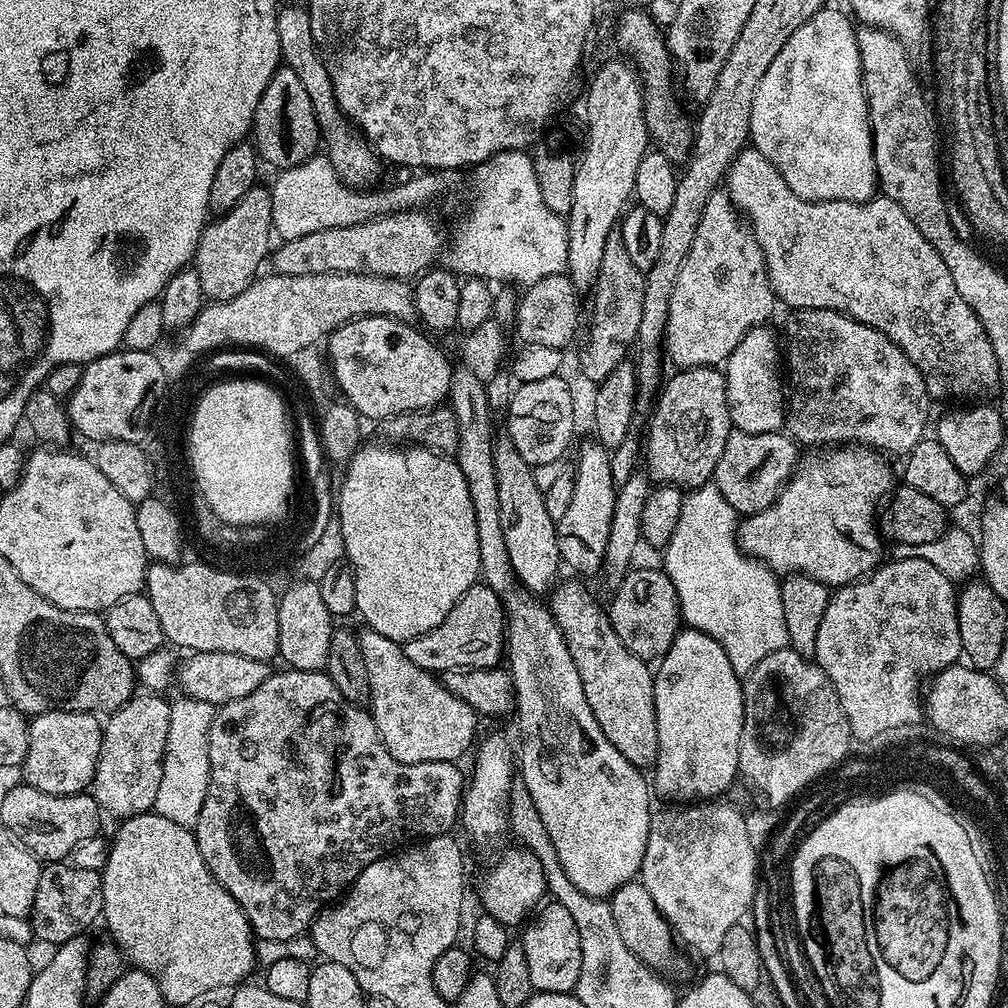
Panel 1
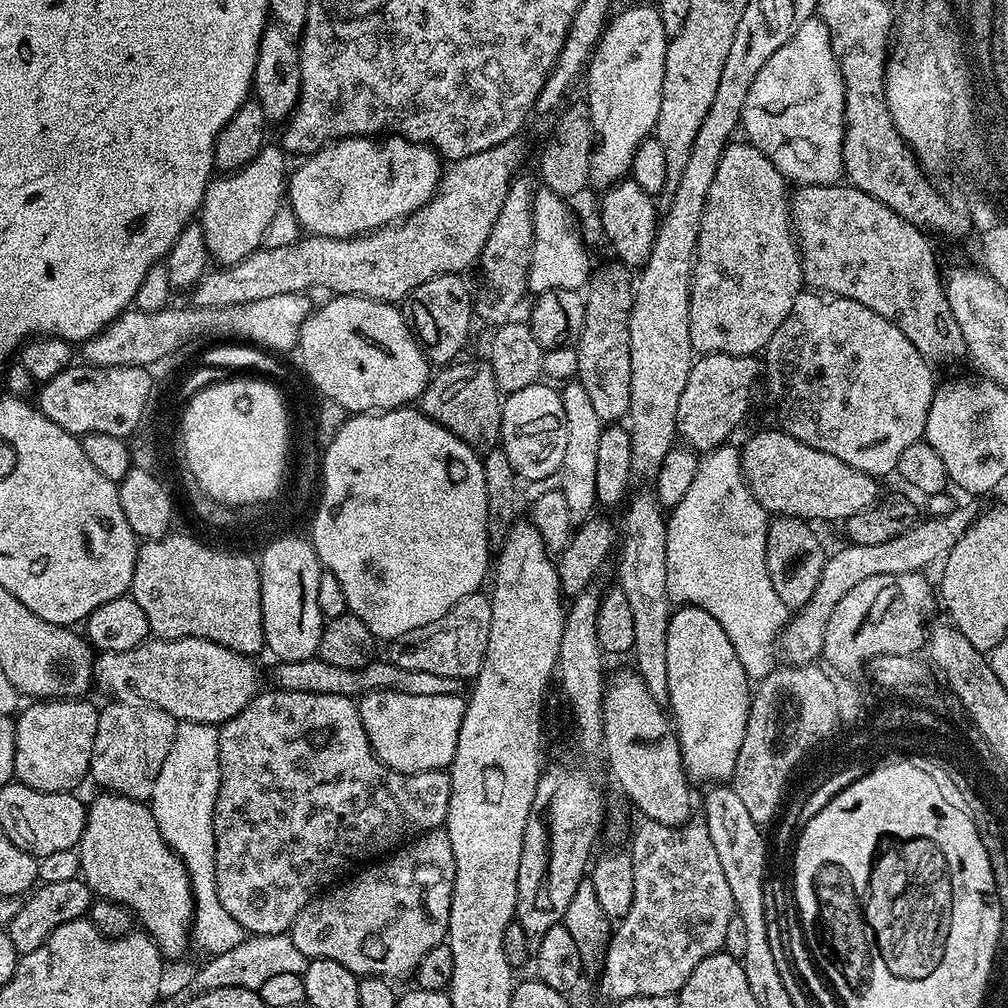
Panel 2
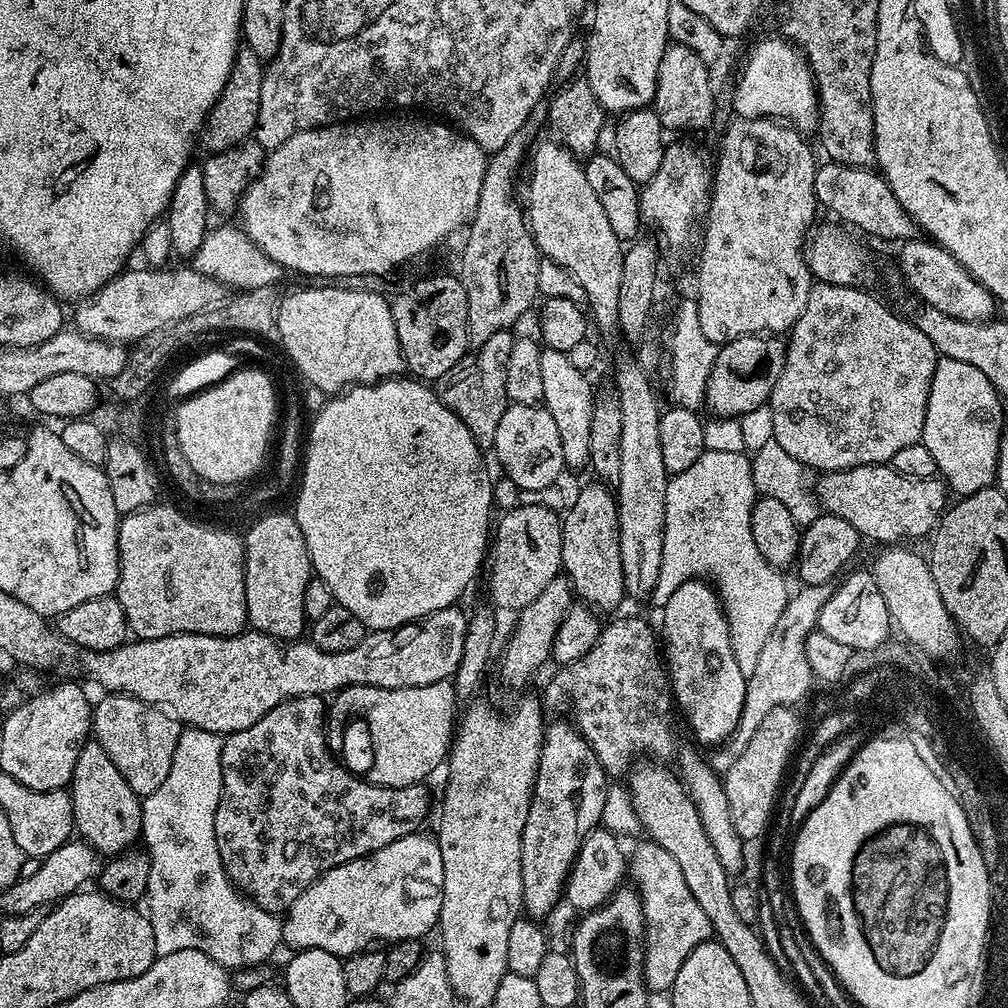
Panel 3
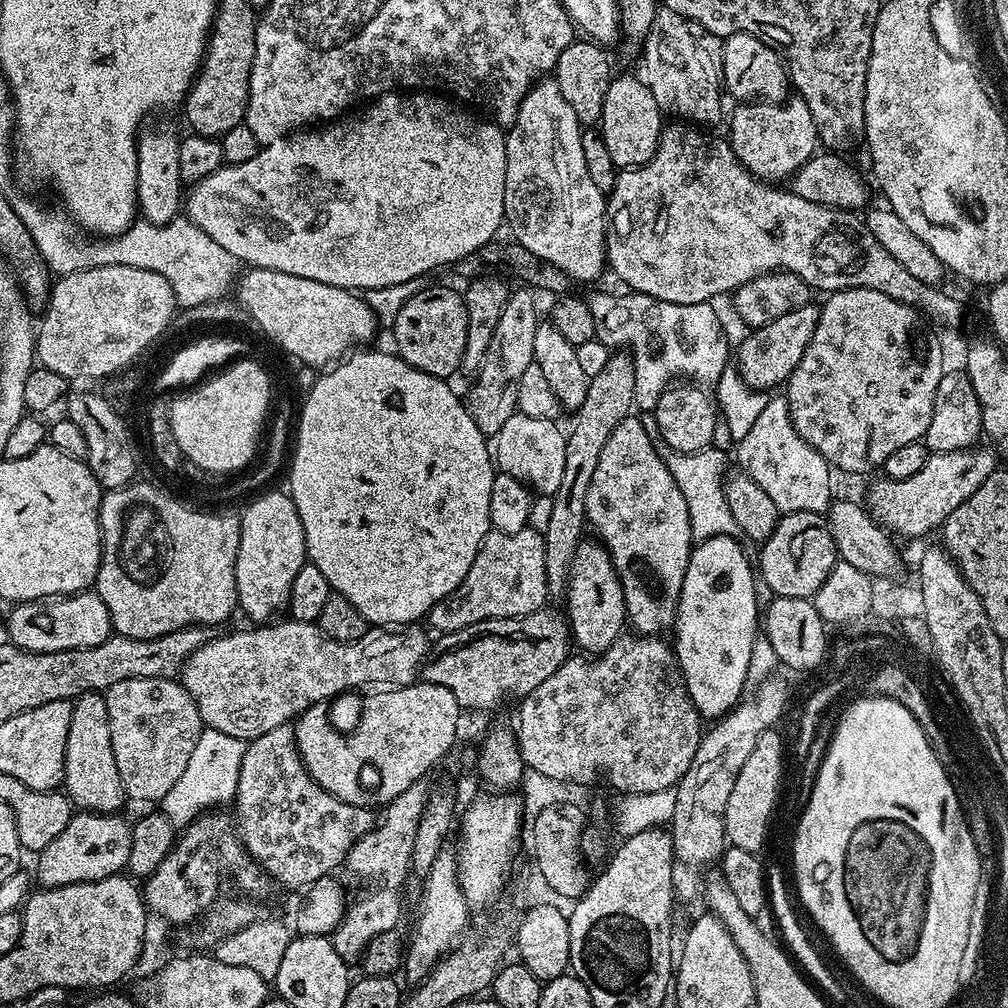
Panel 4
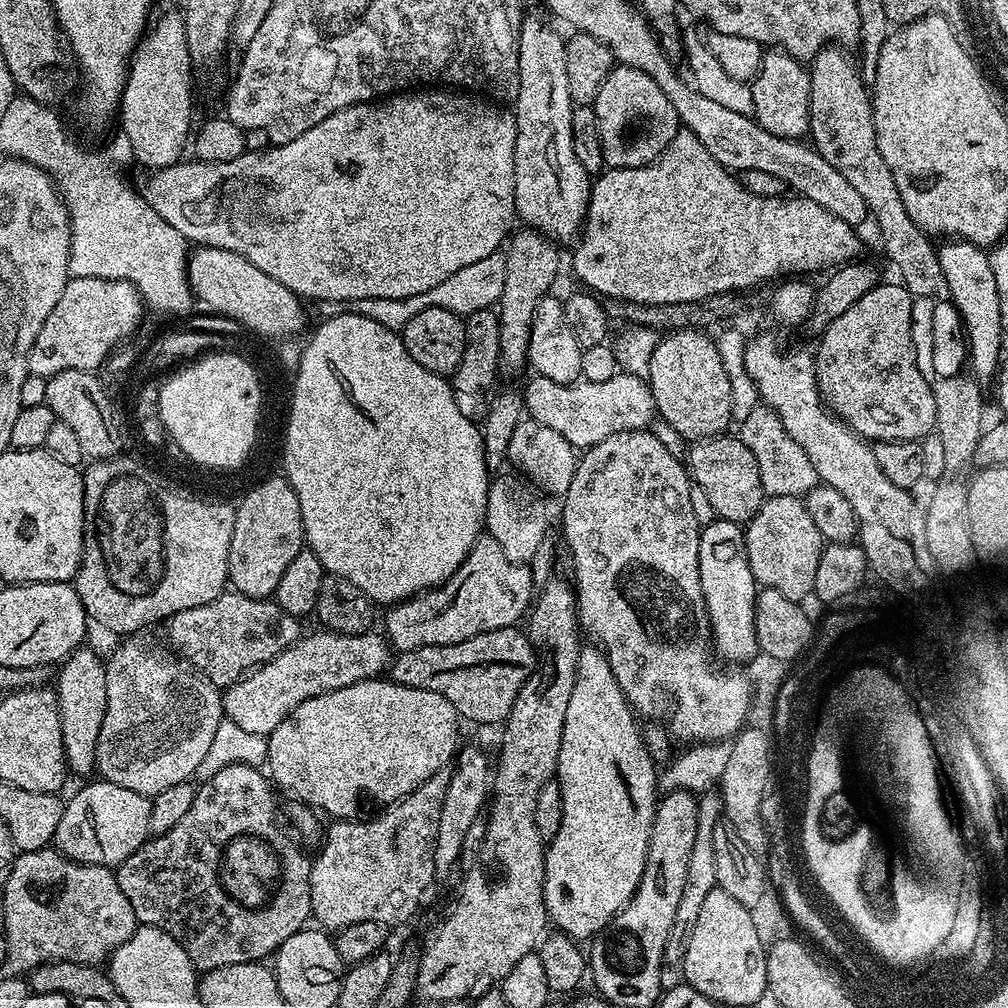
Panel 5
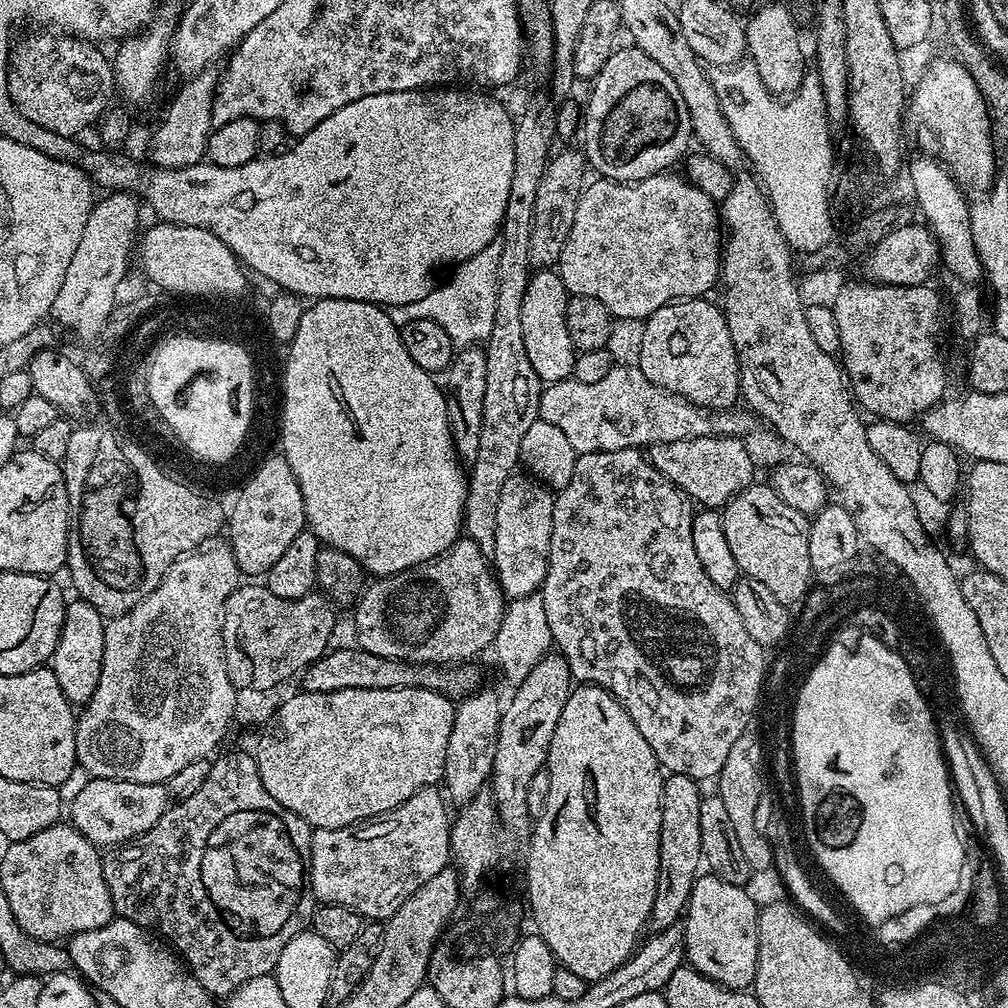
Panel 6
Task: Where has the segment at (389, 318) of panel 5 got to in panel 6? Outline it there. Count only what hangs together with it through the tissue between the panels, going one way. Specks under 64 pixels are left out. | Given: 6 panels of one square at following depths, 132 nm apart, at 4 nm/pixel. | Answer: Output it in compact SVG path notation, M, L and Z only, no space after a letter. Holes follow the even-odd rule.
M497 238L486 246L486 250L478 250L474 258L455 265L450 272L452 277L437 283L426 298L418 298L418 302L406 302L402 306L391 306L387 309L388 316L398 326L415 320L438 322L438 326L450 334L457 349L483 345L494 327L494 310L498 306L498 258L502 258L502 242Z

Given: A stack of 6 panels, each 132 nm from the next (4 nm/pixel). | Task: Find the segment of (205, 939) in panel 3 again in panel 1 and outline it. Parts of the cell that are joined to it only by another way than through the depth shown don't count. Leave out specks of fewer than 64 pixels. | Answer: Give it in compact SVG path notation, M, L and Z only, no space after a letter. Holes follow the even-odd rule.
M185 695L179 699L170 703L170 730L166 730L162 783L154 811L170 822L178 822L178 826L195 829L210 786L210 722L214 722L217 705Z

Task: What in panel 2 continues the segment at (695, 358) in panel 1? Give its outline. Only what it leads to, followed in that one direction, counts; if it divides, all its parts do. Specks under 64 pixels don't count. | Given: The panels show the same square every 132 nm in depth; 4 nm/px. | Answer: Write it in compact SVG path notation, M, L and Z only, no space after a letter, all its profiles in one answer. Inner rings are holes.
M729 143L724 149L718 162L718 174L714 174L714 182L710 182L694 253L688 321L690 342L700 354L721 352L756 356L763 353L774 330L782 326L782 318L790 314L794 298L802 291L800 254L788 214L789 181L776 169L774 162L766 158L766 154L750 143L736 143Z

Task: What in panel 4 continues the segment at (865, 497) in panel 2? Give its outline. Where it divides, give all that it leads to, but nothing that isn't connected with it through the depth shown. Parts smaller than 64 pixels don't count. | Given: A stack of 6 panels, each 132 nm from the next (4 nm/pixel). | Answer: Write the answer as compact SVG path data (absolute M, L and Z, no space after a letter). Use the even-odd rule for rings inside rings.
M980 447L932 452L926 466L922 466L922 470L918 470L918 474L913 474L911 478L901 480L880 478L880 481L869 490L868 500L866 499L866 507L872 513L873 520L878 524L891 526L899 533L917 533L922 538L927 537L927 532L932 532L935 528L937 531L944 520L950 518L950 514L954 514L954 510L958 510L958 506L962 506L962 502L966 502L966 498L970 498L970 494L974 494L974 490L978 490L978 486L982 486L982 482L986 482L986 478L990 478L992 472L997 471L997 453L991 447L988 447L989 449Z

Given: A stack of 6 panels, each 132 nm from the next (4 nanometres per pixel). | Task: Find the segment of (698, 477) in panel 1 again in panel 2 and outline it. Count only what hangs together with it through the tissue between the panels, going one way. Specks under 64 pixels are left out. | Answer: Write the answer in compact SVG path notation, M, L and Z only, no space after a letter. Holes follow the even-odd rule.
M710 352L701 355L686 378L686 390L678 401L676 430L679 439L697 454L707 454L728 444L728 435L745 423L748 399L762 368L756 356L735 356Z

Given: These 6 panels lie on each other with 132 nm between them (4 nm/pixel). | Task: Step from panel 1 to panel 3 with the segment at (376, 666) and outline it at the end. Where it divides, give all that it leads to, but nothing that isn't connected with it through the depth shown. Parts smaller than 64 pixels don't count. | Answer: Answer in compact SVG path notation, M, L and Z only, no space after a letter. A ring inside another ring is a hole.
M447 680L434 682L421 688L380 688L368 685L341 688L335 693L337 727L346 726L350 717L360 718L368 724L374 746L374 764L366 778L372 784L387 788L401 788L427 781L427 776L436 767L445 763L454 741L454 725L458 720L458 699L453 685Z

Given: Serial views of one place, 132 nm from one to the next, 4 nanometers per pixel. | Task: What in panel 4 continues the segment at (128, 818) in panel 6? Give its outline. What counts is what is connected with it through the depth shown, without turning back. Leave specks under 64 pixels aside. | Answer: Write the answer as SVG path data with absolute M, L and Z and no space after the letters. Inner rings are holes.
M77 811L70 822L66 822L66 830L62 830L62 834L58 834L58 838L54 838L54 842L44 848L39 887L61 888L121 875L128 866L132 838L132 824L122 817L110 812Z

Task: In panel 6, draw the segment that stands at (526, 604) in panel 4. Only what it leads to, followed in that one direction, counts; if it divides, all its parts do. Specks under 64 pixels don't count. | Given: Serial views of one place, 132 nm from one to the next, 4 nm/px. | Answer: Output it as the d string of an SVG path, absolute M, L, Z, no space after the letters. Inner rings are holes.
M461 538L443 556L393 576L373 579L354 605L355 643L370 654L378 654L378 658L394 658L407 664L447 666L472 662L479 652L488 652L493 647L505 607L506 597L489 557L478 550L474 541Z

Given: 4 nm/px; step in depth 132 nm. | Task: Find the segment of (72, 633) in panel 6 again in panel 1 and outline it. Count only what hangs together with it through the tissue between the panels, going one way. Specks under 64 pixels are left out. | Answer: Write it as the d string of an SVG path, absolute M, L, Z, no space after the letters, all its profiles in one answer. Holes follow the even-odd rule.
M156 811L143 812L137 816L129 816L119 821L120 829L116 832L116 837L108 844L108 857L105 860L103 871L100 872L102 878L102 902L104 911L102 913L103 923L108 923L108 932L111 939L116 943L121 952L135 967L140 968L154 982L158 982L158 990L162 990L165 1005L172 1004L192 1004L199 996L204 996L207 992L212 992L215 988L225 988L231 990L247 981L252 972L252 966L256 960L256 945L254 943L254 933L252 927L248 925L246 914L238 902L225 890L221 884L210 874L206 862L202 858L202 850L198 850L195 831L191 828L178 826L178 822L170 822L170 818L162 818Z

